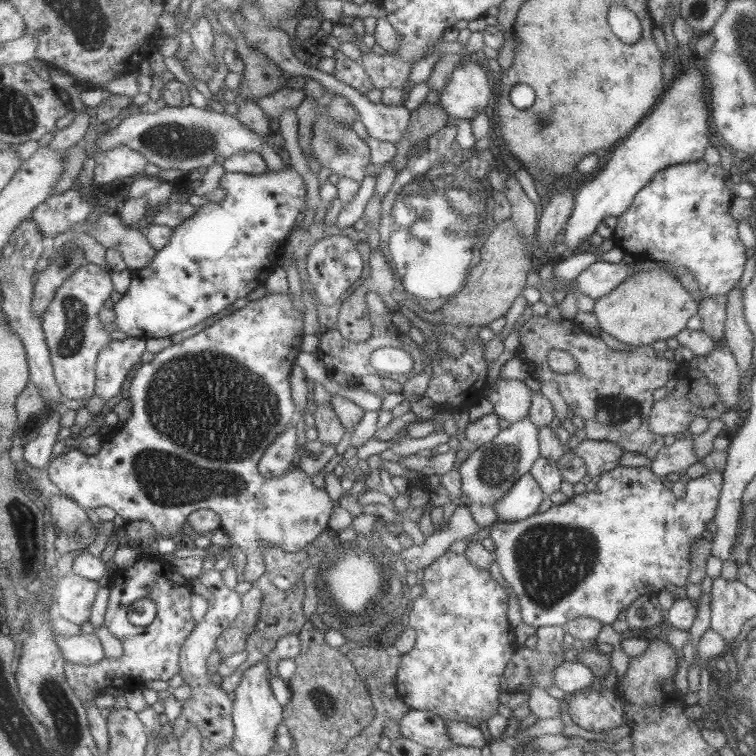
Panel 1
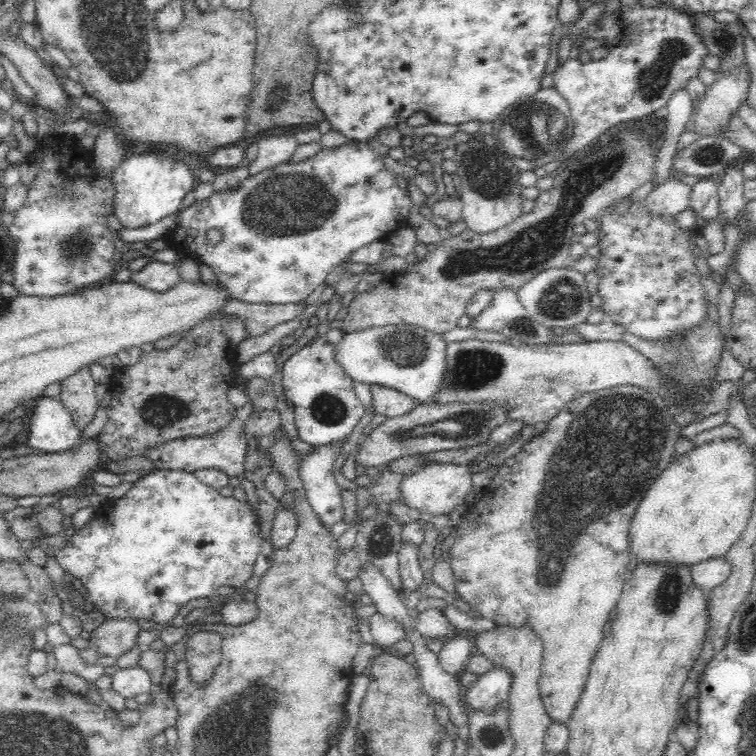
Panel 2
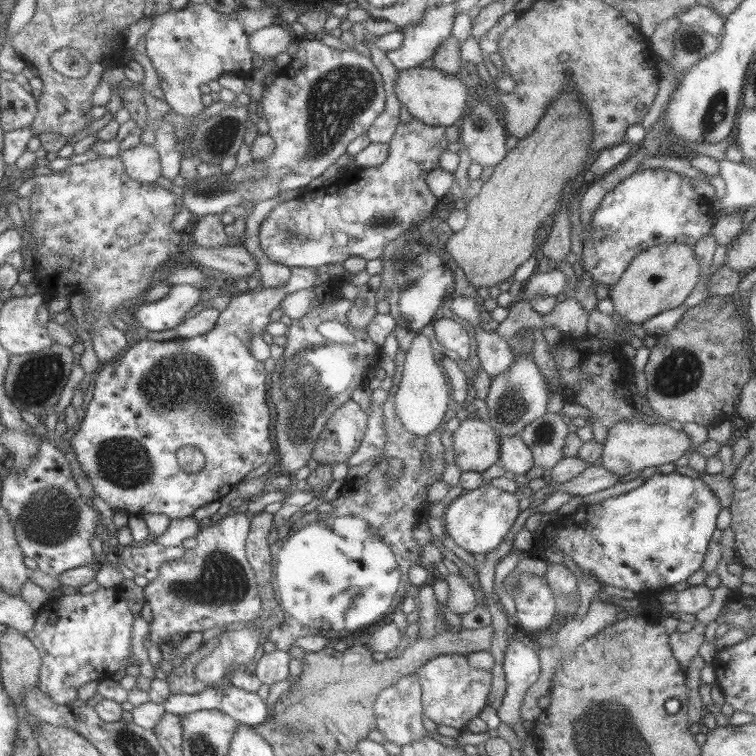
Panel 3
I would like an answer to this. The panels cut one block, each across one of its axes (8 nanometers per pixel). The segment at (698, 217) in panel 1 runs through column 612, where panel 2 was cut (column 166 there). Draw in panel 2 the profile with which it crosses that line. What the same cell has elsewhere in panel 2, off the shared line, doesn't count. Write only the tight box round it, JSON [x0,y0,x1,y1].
[164,141,413,304]

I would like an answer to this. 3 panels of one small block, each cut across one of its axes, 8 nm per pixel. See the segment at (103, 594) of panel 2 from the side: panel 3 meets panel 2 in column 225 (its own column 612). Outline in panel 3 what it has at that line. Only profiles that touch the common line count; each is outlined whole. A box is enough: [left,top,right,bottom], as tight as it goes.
[520,472,721,596]

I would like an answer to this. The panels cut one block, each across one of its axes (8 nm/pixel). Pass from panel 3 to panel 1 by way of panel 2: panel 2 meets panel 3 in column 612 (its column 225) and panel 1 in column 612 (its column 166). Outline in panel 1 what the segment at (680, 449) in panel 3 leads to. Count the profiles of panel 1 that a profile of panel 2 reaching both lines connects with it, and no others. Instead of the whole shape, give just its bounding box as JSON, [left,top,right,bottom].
[573,439,624,476]

